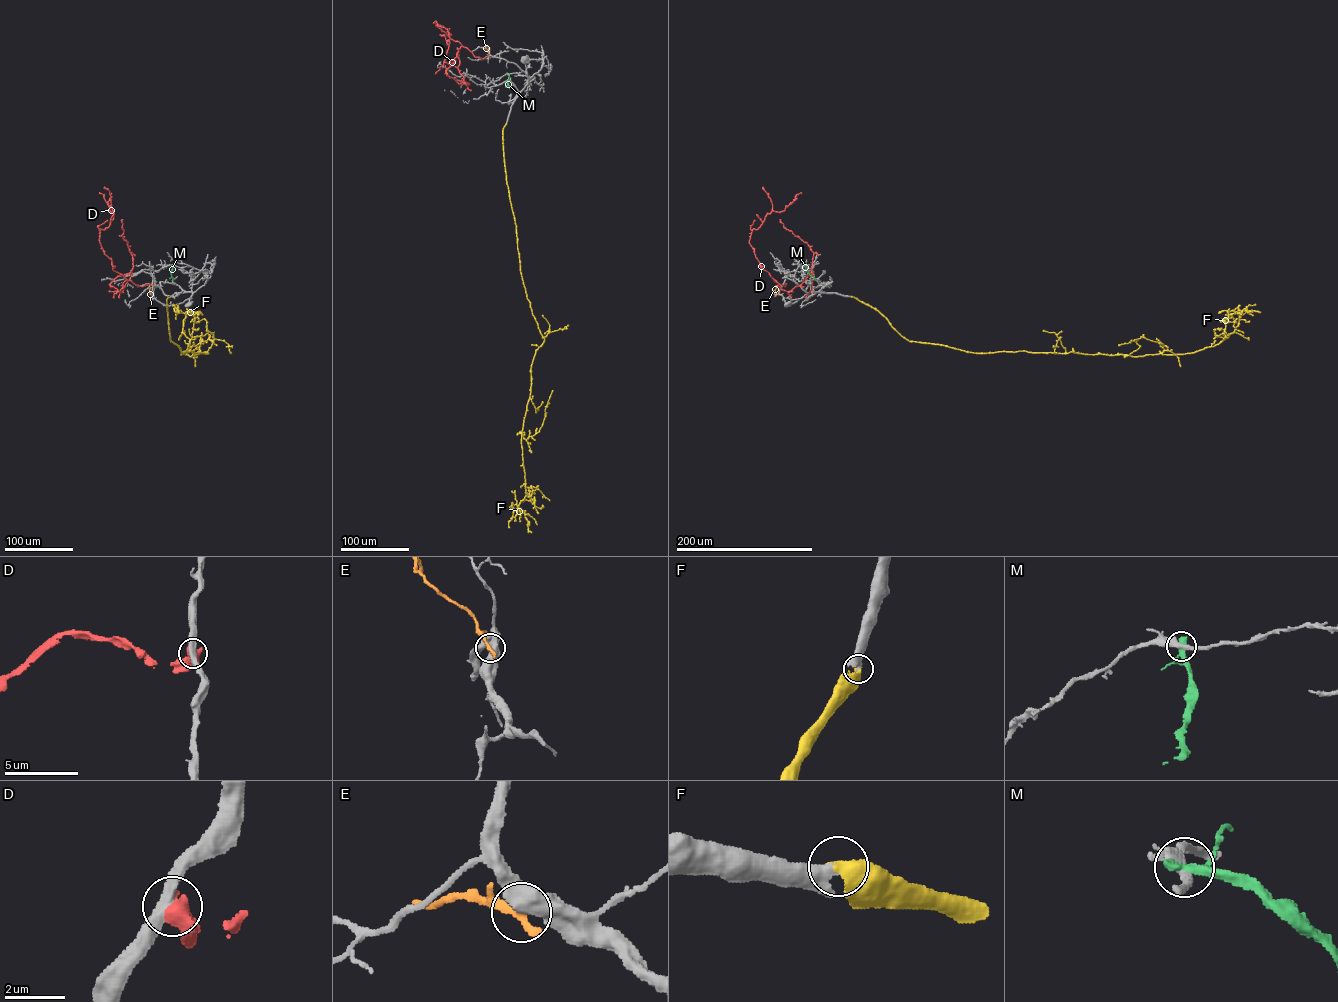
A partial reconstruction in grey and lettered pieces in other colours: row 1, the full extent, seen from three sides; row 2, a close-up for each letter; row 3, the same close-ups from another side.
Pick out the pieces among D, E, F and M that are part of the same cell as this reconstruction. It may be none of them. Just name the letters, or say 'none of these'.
F

